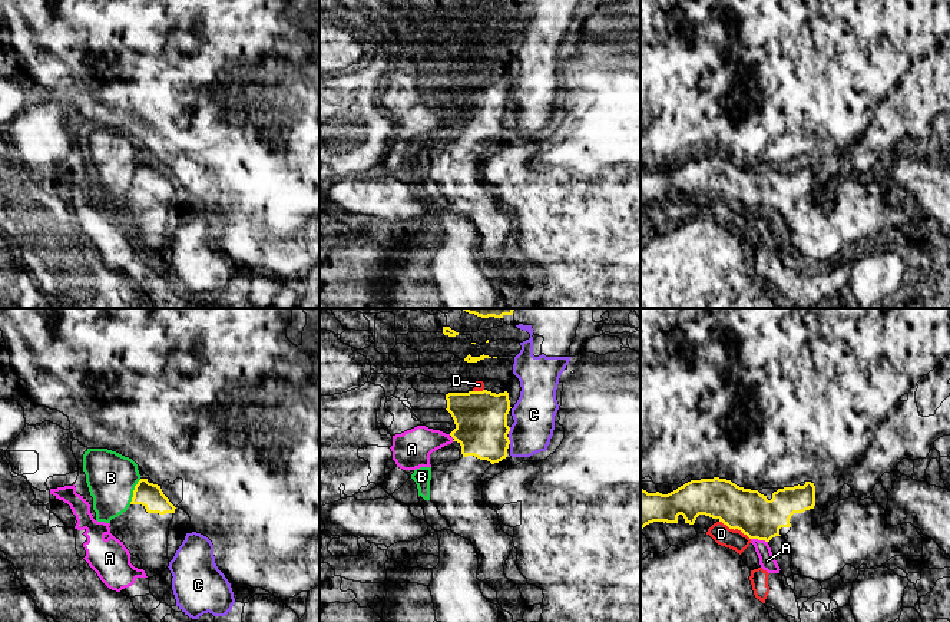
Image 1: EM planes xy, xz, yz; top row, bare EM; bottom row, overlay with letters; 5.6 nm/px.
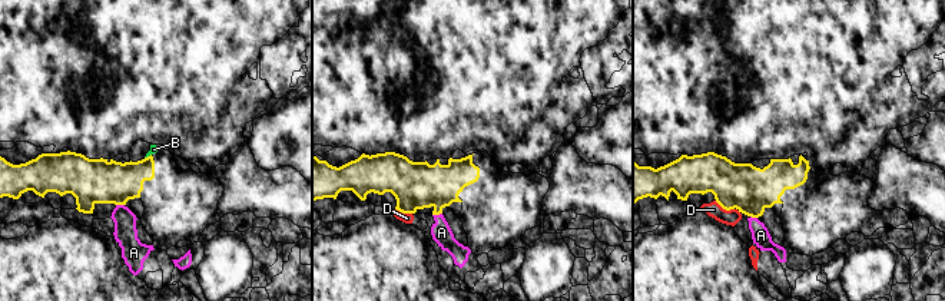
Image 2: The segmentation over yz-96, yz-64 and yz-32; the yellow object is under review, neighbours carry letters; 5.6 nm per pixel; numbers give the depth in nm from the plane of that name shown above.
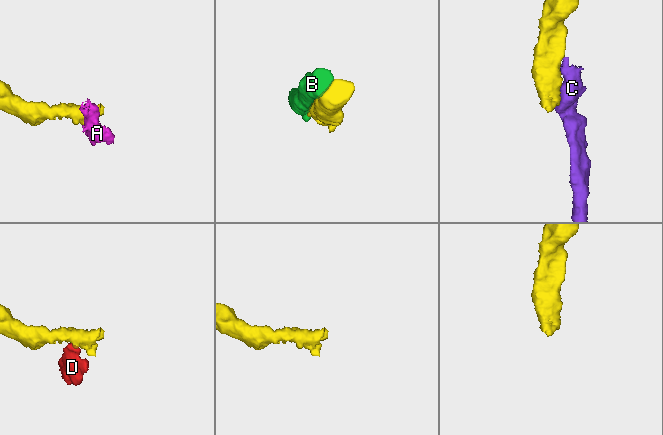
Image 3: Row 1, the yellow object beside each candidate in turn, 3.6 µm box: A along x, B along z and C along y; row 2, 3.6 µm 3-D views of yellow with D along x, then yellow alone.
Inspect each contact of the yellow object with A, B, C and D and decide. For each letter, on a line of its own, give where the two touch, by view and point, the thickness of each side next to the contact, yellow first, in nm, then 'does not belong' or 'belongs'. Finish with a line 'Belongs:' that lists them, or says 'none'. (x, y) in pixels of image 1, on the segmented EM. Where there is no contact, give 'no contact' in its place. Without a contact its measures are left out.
A: yz (760, 539) | 240/90 nm | does not belong
B: xy (133, 492) | 140/280 nm | does not belong
C: xz (509, 430) | 300/240 nm | does not belong
D: yz (735, 528) | 240/110 nm | does not belong
Belongs: none

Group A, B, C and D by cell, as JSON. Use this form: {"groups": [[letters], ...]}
{"groups": [["A", "D"], ["B"], ["C"]]}

